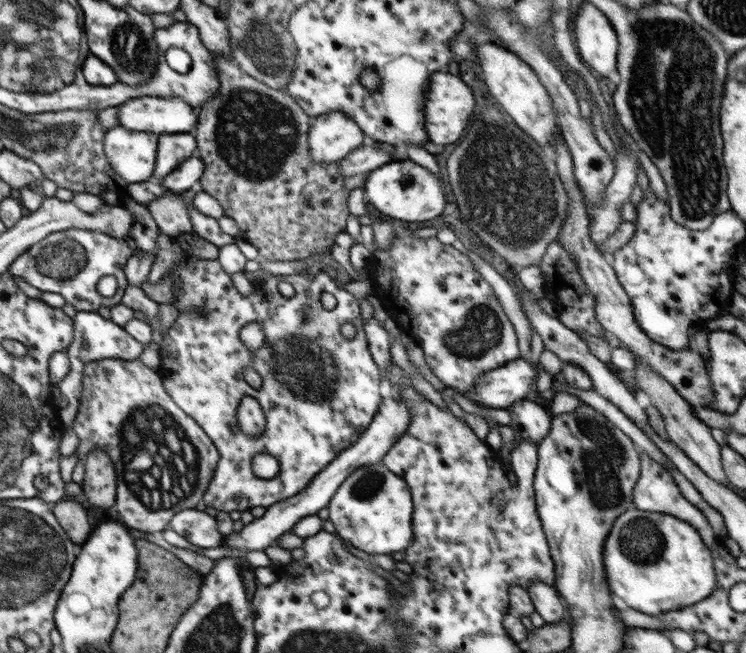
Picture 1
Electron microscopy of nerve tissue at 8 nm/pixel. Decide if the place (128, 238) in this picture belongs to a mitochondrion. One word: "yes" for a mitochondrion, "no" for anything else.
no

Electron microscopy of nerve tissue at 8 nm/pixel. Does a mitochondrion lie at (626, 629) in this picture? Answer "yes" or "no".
no

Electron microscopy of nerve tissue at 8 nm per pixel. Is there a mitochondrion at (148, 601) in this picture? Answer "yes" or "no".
no

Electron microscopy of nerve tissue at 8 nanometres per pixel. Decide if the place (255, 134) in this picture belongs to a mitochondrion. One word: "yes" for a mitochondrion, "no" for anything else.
yes

